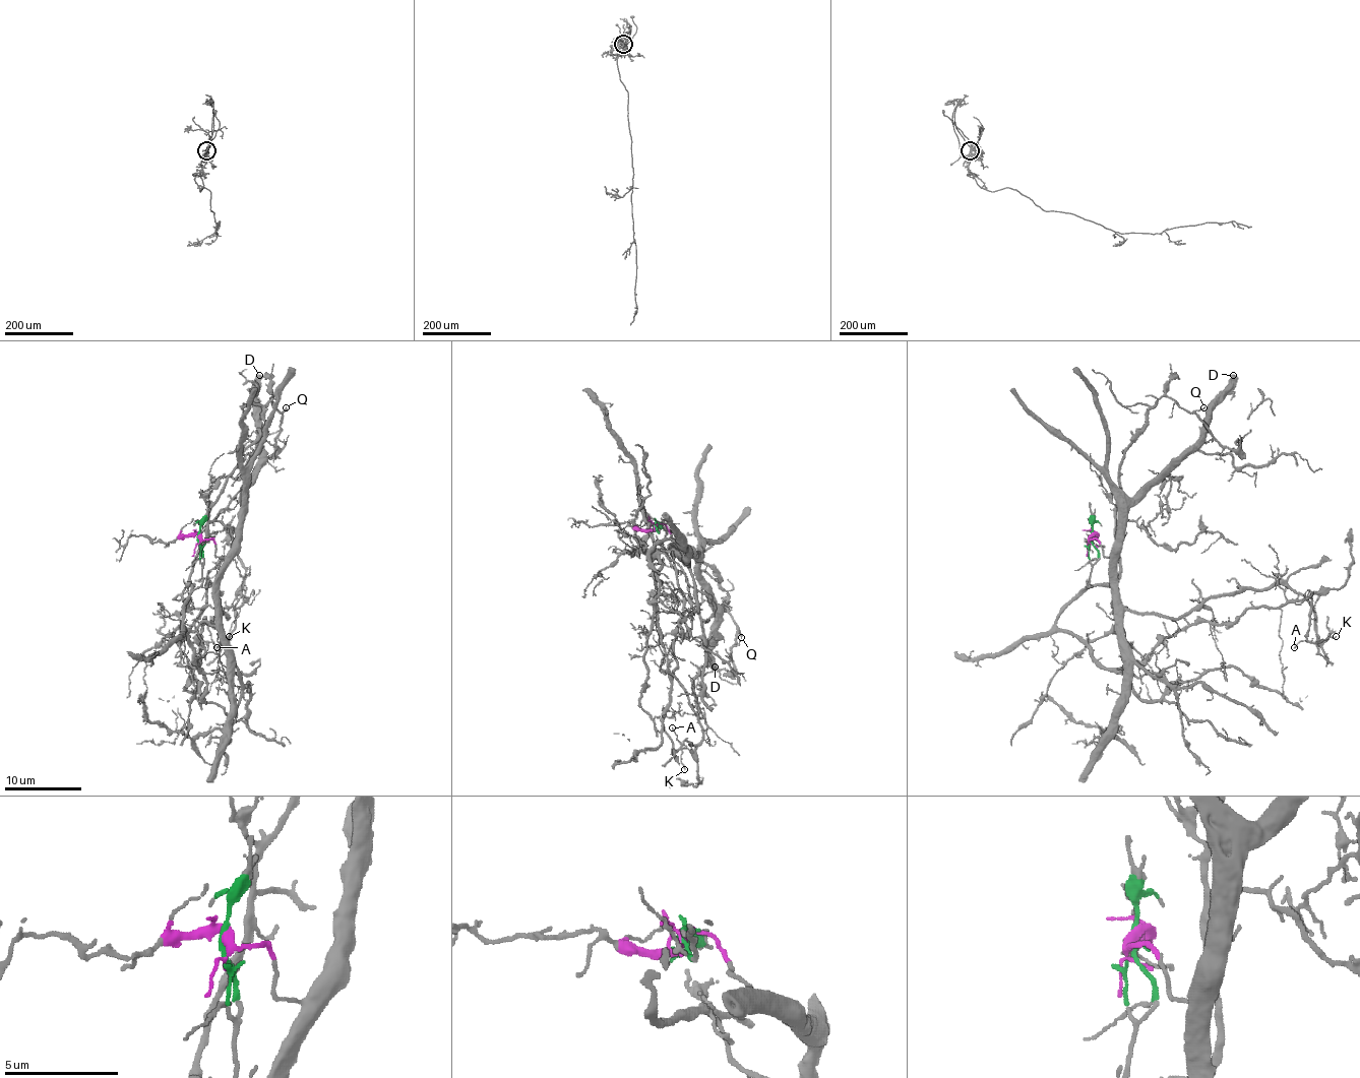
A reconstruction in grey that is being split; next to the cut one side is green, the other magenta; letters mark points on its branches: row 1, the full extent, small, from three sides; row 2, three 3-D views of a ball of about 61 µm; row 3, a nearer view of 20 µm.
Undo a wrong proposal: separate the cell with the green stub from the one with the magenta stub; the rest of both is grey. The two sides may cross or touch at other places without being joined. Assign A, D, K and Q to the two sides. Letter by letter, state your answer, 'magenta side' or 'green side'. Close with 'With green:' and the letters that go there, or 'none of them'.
A: green side
D: magenta side
K: green side
Q: green side
With green: A, K, Q

